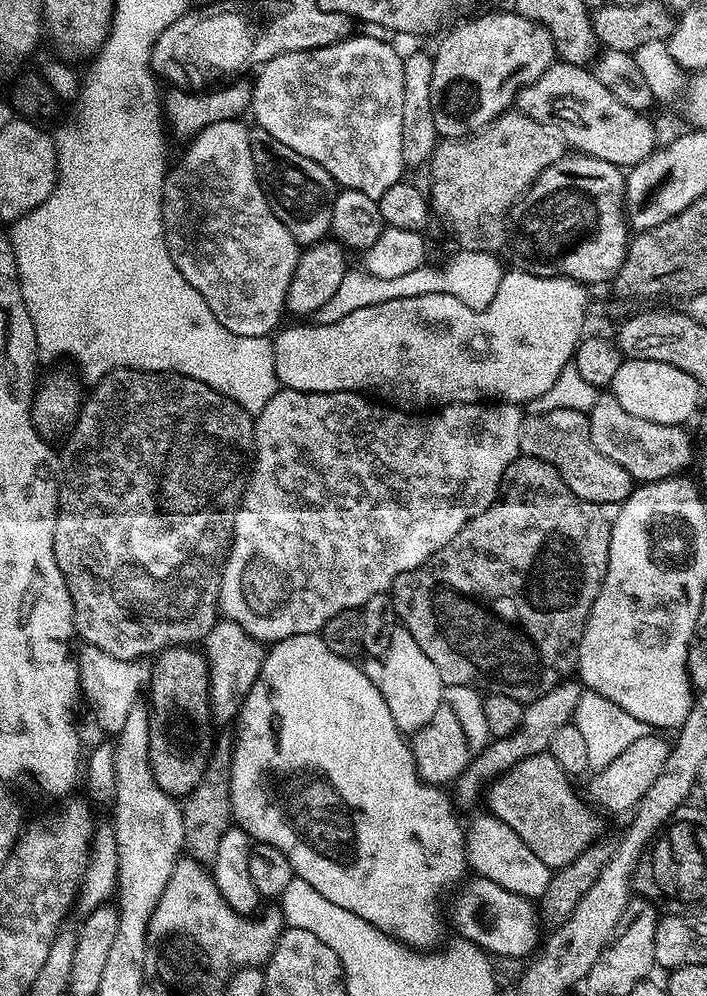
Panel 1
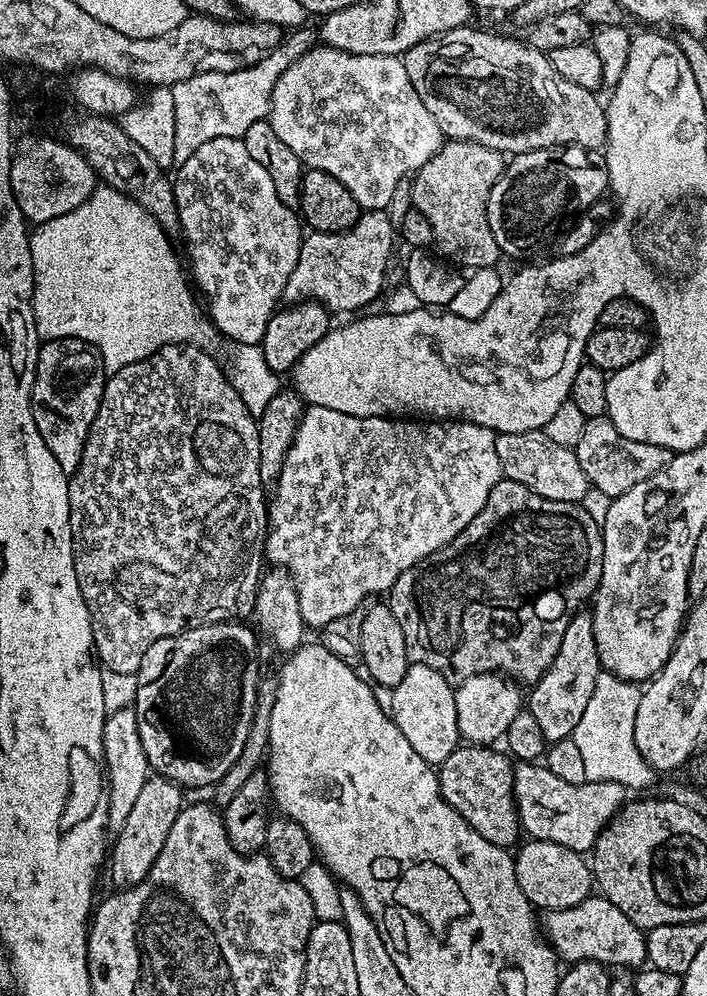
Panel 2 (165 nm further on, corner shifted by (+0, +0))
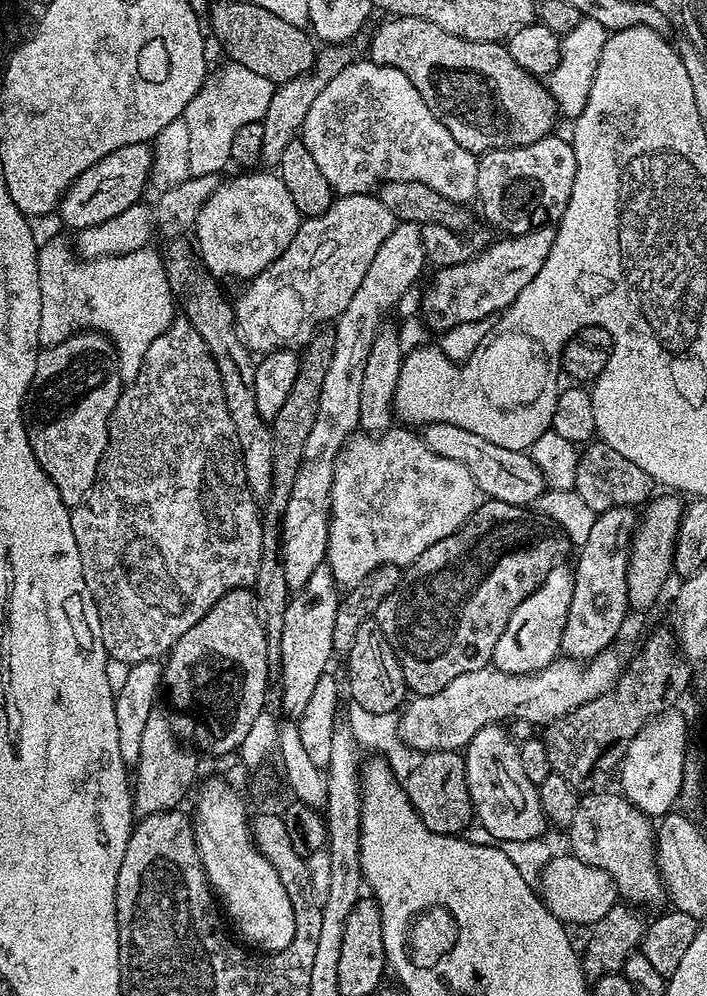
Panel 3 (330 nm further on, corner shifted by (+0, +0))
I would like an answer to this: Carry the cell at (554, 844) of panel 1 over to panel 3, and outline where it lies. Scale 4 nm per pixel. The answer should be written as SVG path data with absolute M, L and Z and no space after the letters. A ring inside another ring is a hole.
M425 752L403 781L404 792L410 798L418 818L426 822L431 832L443 836L463 833L473 823L472 799L466 786L466 766L463 755L455 752Z

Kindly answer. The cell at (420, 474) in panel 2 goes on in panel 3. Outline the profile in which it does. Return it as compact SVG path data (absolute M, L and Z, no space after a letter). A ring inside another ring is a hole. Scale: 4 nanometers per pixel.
M392 426L379 434L353 434L336 457L326 563L341 589L347 590L362 582L362 578L366 578L370 570L378 570L378 566L414 563L434 542L442 542L442 538L457 532L476 509L478 489L470 470L466 470L462 462L454 462L454 458L446 458L428 448L423 435L416 433L415 436L411 427L399 427Z

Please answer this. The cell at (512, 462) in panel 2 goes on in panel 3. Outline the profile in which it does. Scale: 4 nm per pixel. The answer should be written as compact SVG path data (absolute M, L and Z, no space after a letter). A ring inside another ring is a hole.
M429 424L423 429L422 435L428 448L433 448L446 458L454 458L454 462L462 462L462 466L470 470L477 489L487 499L532 506L546 490L543 472L527 451L519 452L506 450L506 446L494 446L494 442L478 438L478 434L470 434L470 430L462 430L449 424Z

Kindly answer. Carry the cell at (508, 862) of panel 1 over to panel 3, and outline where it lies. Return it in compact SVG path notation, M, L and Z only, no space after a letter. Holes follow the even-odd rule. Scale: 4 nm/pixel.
M556 854L551 857L539 874L538 895L544 905L568 926L597 924L618 903L616 887L610 874L606 874L606 870L598 866L590 866L582 862L571 854L565 856Z

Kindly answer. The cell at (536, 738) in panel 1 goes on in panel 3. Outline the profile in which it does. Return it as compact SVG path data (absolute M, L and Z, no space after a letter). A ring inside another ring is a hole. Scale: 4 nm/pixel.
M615 508L599 513L584 536L584 545L572 568L574 592L570 594L570 612L566 614L566 630L562 630L561 653L569 660L587 662L609 651L630 613L628 602L628 551L638 516L631 508Z

